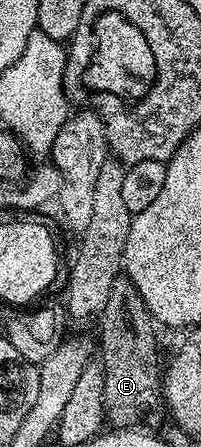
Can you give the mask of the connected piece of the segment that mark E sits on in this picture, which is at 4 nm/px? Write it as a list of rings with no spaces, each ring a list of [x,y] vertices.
[[[119,274],[116,282],[110,287],[108,302],[97,317],[96,325],[102,331],[102,357],[100,363],[104,370],[104,410],[106,420],[114,428],[128,428],[139,423],[142,412],[154,412],[160,408],[160,364],[158,368],[158,340],[154,337],[156,321],[146,309],[144,298],[136,286],[124,274]]]

